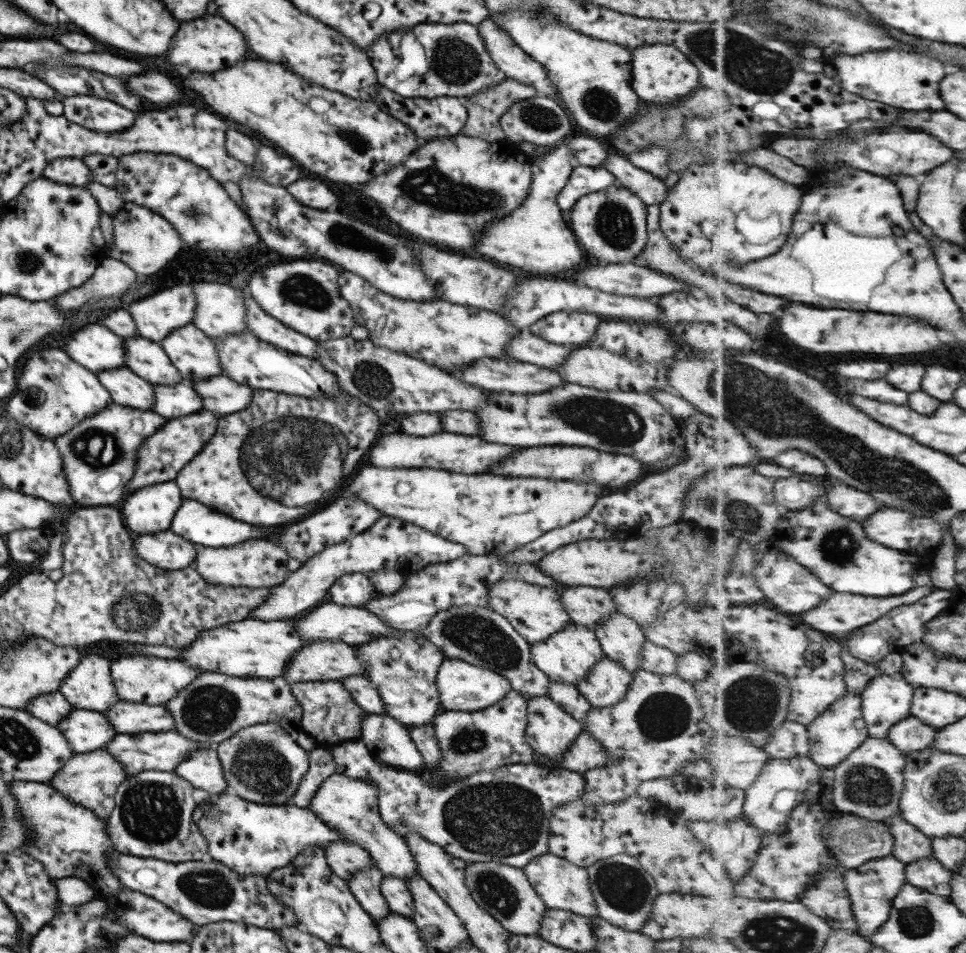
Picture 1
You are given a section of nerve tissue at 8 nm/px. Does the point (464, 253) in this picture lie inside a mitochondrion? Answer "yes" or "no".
no

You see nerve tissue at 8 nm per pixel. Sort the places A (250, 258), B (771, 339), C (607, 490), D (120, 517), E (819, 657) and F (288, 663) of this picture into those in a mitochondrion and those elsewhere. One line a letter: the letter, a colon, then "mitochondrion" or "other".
A: other
B: other
C: other
D: other
E: other
F: other

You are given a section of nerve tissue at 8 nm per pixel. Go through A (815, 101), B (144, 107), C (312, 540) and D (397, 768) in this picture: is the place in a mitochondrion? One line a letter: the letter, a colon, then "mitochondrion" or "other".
A: other
B: other
C: other
D: other

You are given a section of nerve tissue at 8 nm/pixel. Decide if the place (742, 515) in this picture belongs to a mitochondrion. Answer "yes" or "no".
yes

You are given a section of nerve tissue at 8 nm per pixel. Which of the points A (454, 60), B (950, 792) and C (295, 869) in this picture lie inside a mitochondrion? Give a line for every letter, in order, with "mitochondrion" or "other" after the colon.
A: mitochondrion
B: mitochondrion
C: other

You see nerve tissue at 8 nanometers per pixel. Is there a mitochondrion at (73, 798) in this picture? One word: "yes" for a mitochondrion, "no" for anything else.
no

